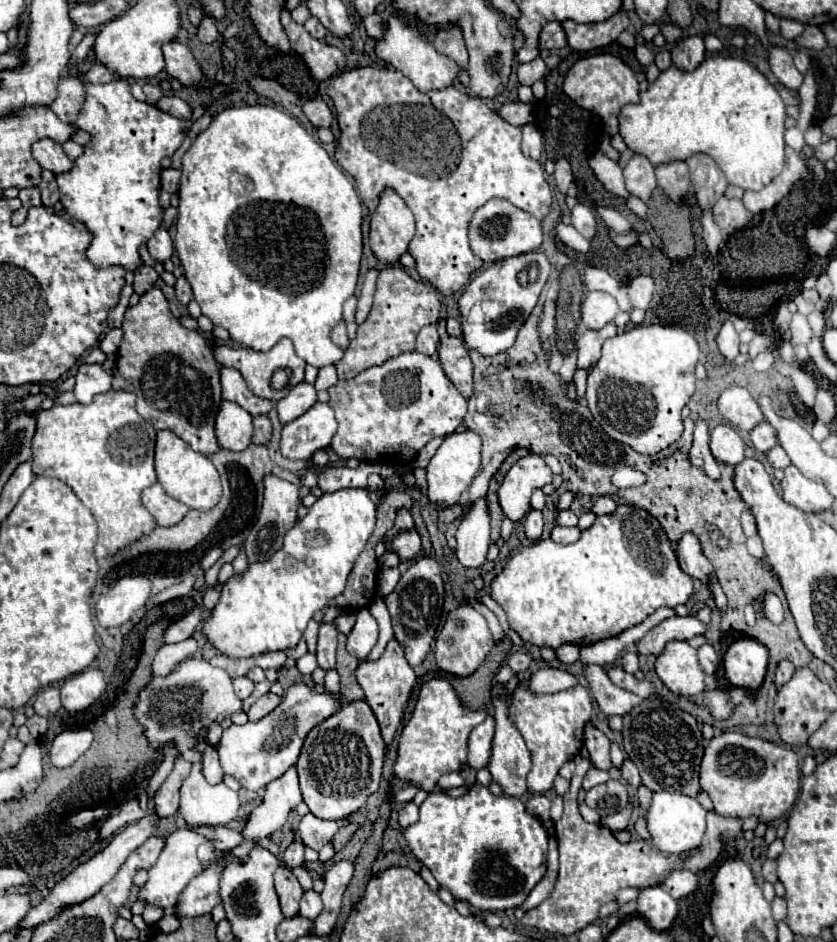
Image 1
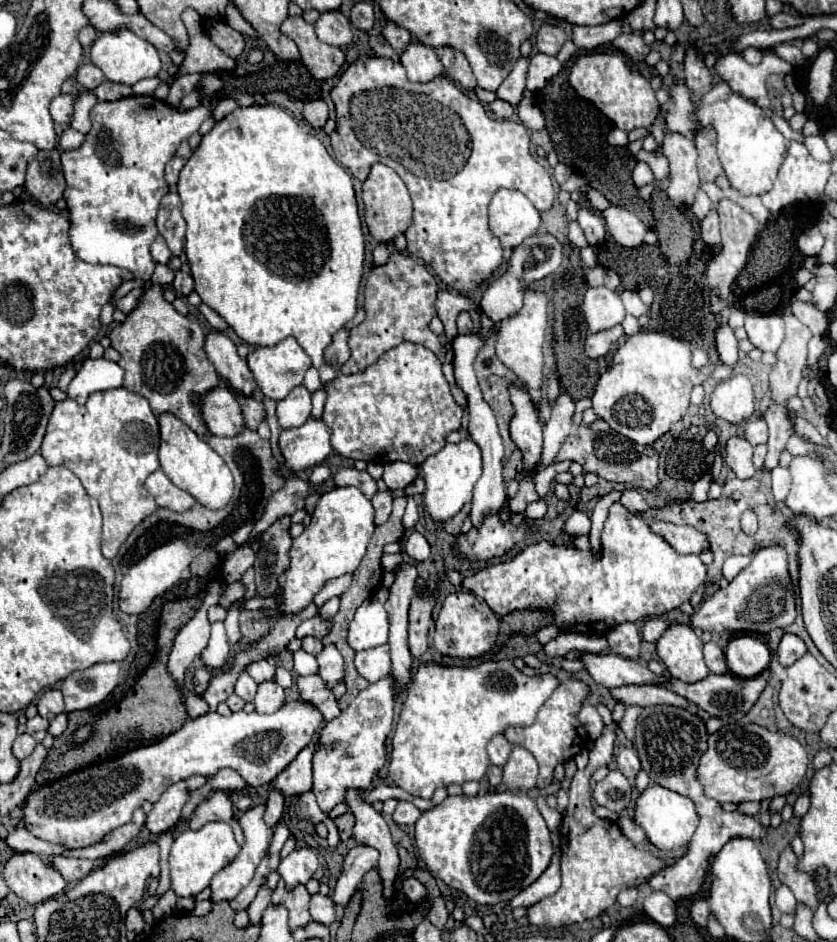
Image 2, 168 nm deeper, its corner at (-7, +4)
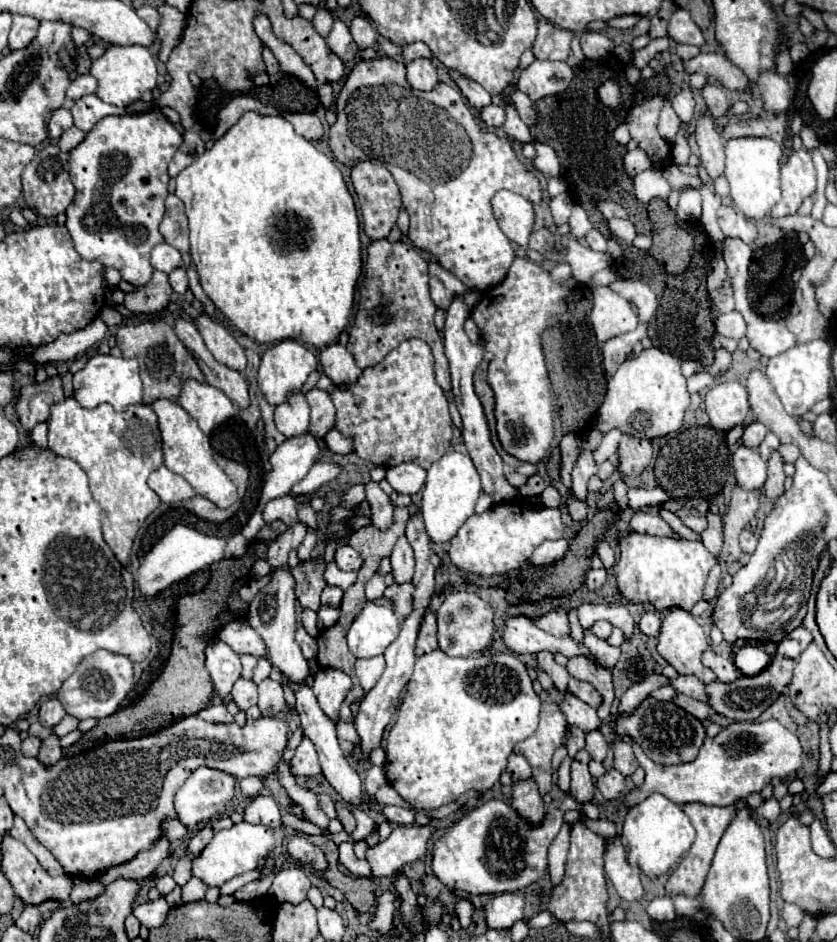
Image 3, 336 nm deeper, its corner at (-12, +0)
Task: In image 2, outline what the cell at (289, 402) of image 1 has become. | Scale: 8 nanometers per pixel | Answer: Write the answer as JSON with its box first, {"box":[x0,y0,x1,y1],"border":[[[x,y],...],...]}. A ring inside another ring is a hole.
{"box":[277,386,311,428],"border":[[[305,386],[291,390],[287,398],[277,402],[277,420],[281,428],[297,428],[311,414],[311,394]]]}

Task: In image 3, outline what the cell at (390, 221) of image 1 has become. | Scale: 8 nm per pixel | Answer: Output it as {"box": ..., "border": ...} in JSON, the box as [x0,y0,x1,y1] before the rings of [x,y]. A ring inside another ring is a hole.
{"box":[352,160,402,240],"border":[[[372,160],[358,162],[352,168],[352,184],[358,194],[360,210],[362,210],[362,220],[364,220],[364,232],[368,234],[370,240],[382,240],[390,234],[390,230],[396,226],[400,208],[402,208],[402,198],[400,198],[400,188],[396,186],[396,180],[388,172],[386,166],[376,164]]]}

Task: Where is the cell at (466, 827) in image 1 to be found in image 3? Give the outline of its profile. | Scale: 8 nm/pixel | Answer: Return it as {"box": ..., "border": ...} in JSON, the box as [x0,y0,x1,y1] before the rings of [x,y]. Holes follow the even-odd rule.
{"box":[432,796,599,894],"border":[[[567,796],[561,807],[550,808],[544,814],[544,820],[540,824],[532,824],[514,810],[514,806],[506,804],[504,800],[488,800],[468,812],[464,812],[446,832],[434,842],[432,850],[432,870],[438,876],[438,880],[448,890],[462,890],[468,894],[504,894],[504,892],[518,892],[526,886],[538,882],[548,872],[548,848],[552,840],[556,838],[560,826],[563,824],[563,813],[568,810],[582,810],[590,819],[599,819],[598,807],[592,802],[580,804],[571,796]]]}

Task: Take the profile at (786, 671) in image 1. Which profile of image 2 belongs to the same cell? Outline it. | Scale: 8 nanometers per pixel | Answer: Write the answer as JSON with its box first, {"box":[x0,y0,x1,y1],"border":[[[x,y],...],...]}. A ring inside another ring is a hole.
{"box":[777,632,807,666],"border":[[[789,632],[783,634],[783,638],[781,638],[779,646],[777,646],[777,656],[779,656],[781,666],[791,666],[791,662],[799,660],[805,652],[807,652],[805,642],[799,636],[789,634]]]}

